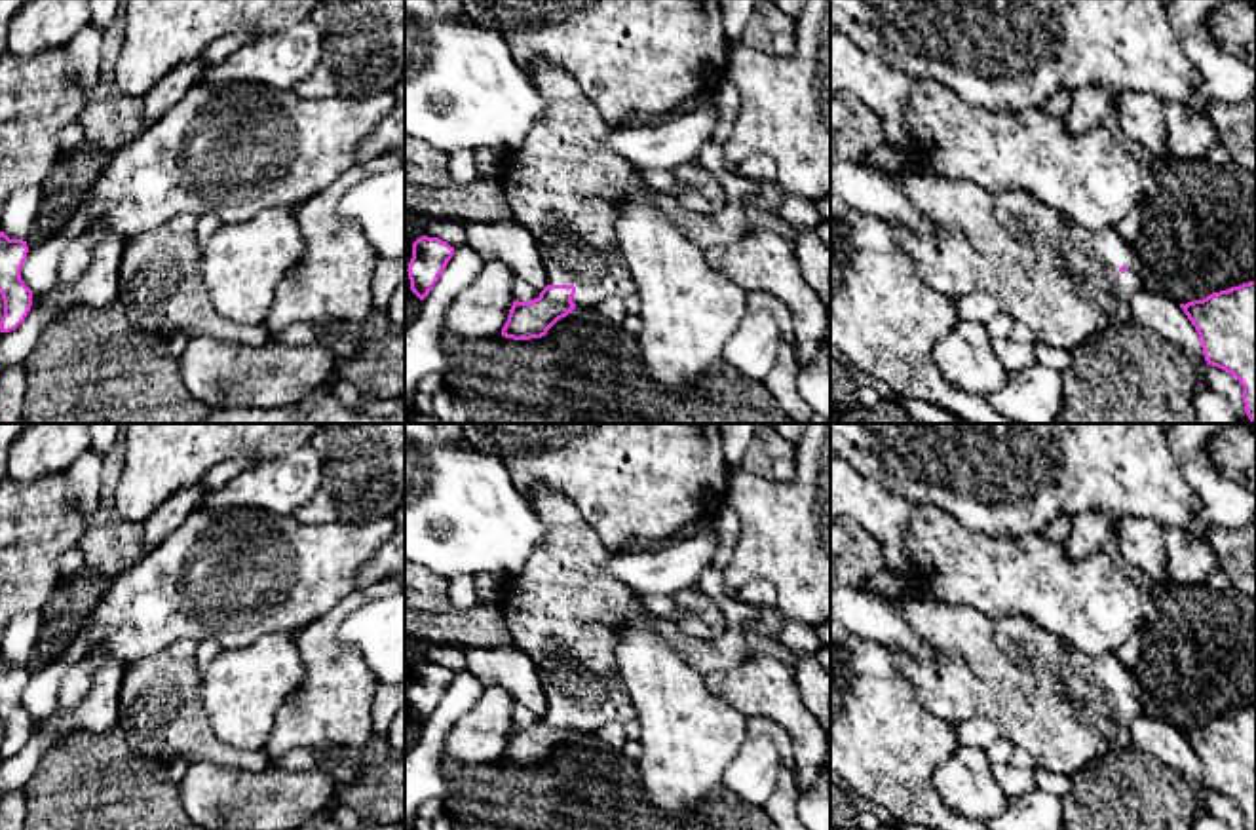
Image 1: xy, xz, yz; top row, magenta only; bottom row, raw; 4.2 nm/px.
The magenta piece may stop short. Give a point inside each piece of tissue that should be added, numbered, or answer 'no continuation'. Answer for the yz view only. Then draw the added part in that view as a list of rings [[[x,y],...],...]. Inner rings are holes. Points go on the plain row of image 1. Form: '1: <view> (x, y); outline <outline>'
1: yz (1046, 696); outline [[[920,585],[910,596],[889,598],[912,632],[935,650],[931,661],[920,661],[901,650],[889,650],[897,672],[910,682],[918,701],[931,714],[960,724],[986,716],[996,722],[999,737],[1030,752],[1034,767],[1074,775],[1089,762],[1131,746],[1131,726],[1142,720],[1140,686],[1115,655],[1087,655],[1056,634],[1043,631],[1024,615],[988,615],[969,606],[944,604]]]

